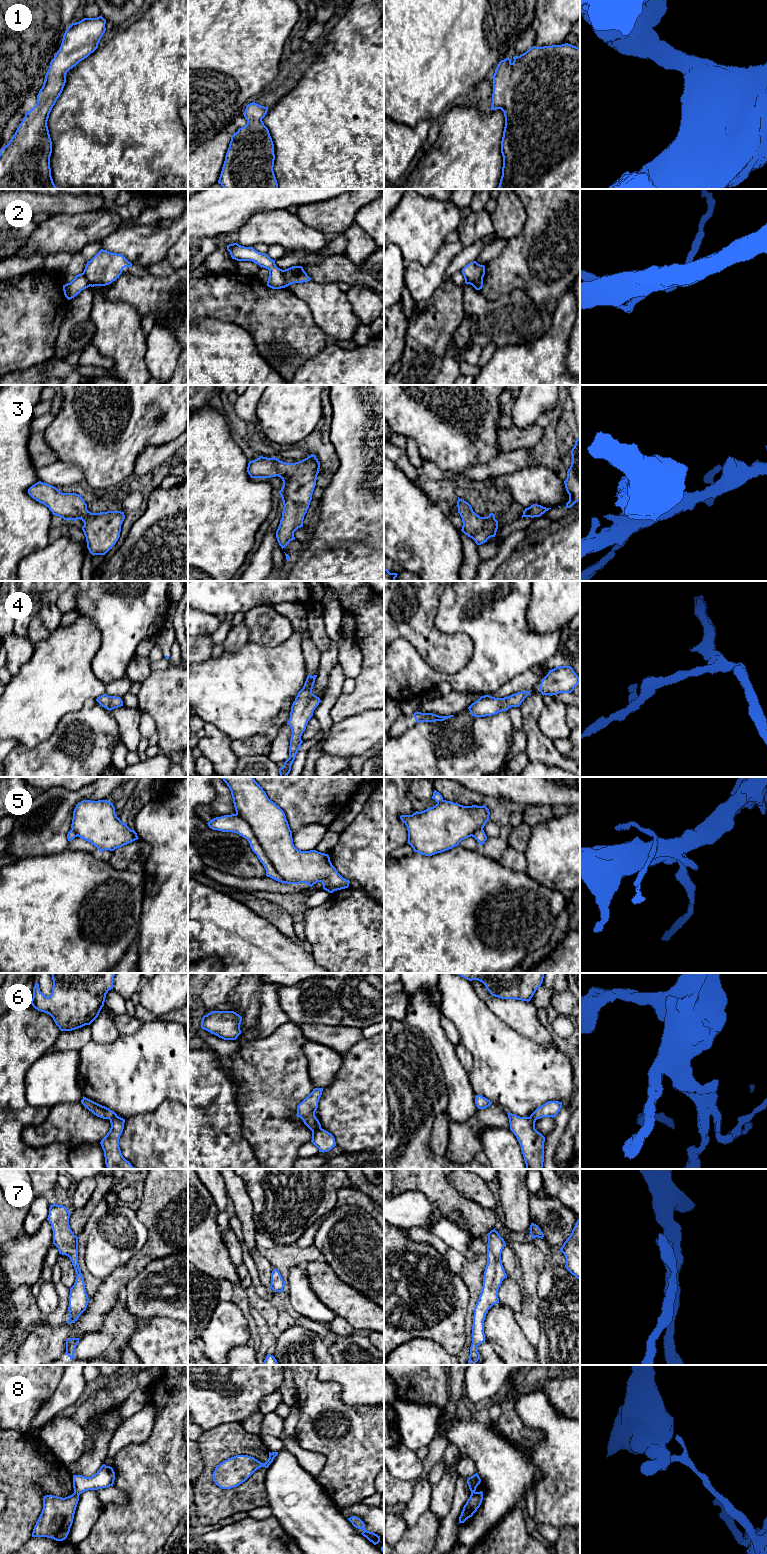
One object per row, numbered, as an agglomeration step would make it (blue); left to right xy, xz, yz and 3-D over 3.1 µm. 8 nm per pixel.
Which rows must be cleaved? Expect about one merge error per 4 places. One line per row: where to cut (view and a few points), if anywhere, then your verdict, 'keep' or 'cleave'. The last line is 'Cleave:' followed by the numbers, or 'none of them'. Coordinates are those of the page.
1: cut none; keep
2: cut xz (282, 270), (285, 286); cleave
3: cut none; keep
4: cut none; keep
5: cut none; keep
6: cut xz (320, 1127), (312, 1131); cleave
7: cut none; keep
8: cut xy (74, 1492), (78, 1495); cleave
Cleave: 2, 6, 8

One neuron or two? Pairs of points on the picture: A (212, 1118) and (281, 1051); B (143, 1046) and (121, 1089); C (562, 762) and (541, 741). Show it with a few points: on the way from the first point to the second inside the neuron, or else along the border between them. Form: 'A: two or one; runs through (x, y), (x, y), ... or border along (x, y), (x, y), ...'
A: two; border along (234, 1092), (240, 1119)
B: one; runs through (143, 1057), (143, 1061), (129, 1078)
C: one; runs through (557, 758), (546, 746)

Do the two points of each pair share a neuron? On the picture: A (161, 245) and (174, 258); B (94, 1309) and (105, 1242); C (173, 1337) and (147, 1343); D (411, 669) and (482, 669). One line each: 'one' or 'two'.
A: two
B: two
C: one
D: one

